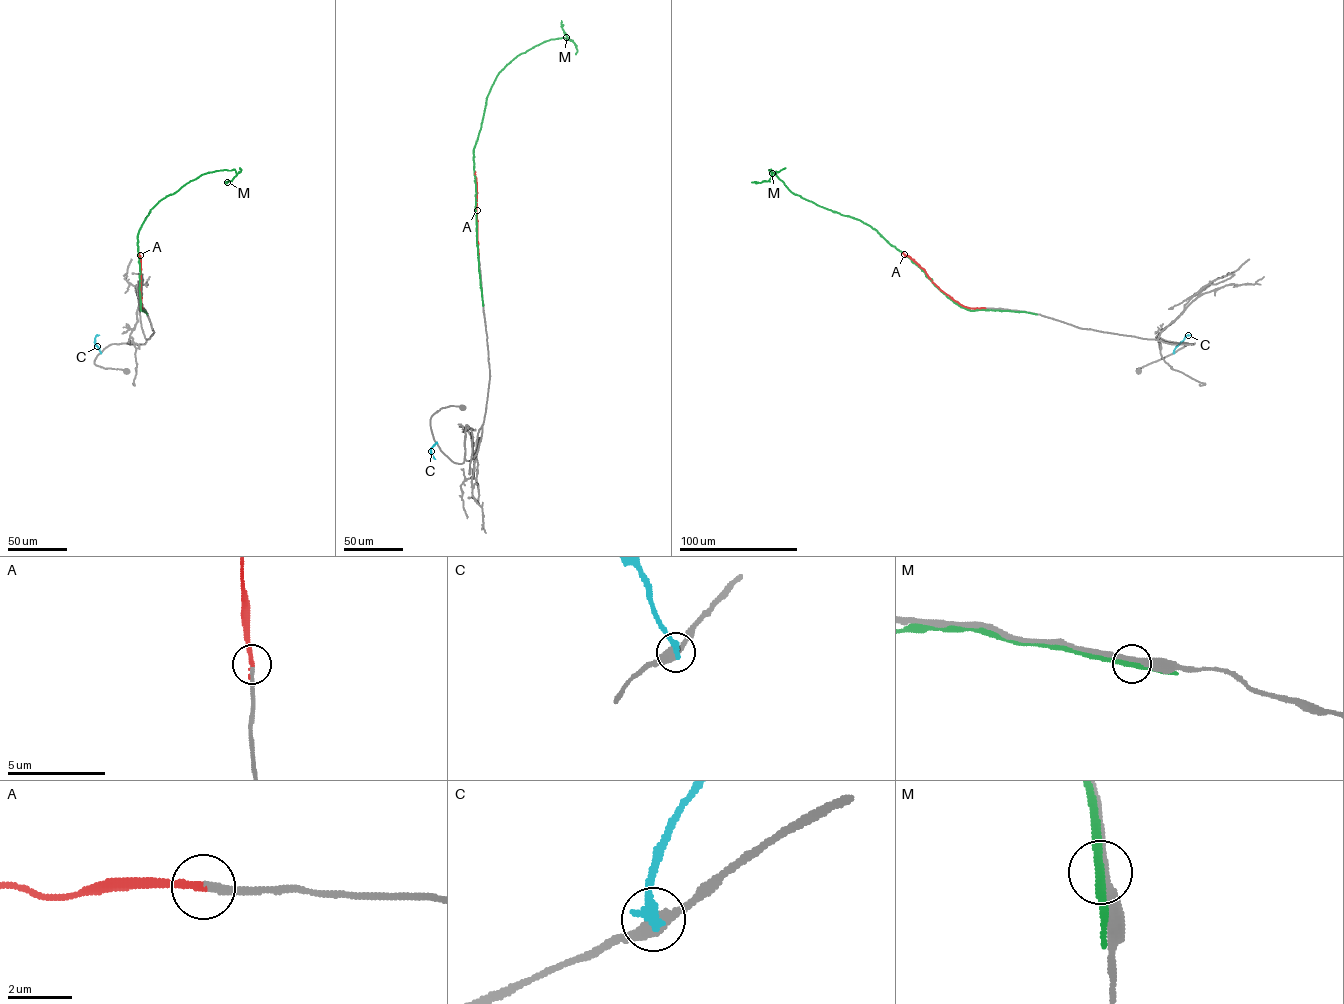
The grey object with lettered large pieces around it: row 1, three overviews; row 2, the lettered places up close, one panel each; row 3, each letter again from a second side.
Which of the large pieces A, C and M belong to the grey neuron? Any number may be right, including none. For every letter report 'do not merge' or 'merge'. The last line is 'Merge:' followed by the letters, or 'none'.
A: merge
C: do not merge
M: do not merge
Merge: A

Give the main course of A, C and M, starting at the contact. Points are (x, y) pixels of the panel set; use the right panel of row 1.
A: (984, 308), (968, 308), (952, 299), (903, 252)
C: (1174, 353), (1190, 335)
M: (1034, 313), (961, 307), (870, 226), (793, 194), (771, 170), (771, 177), (768, 181), (751, 182)

